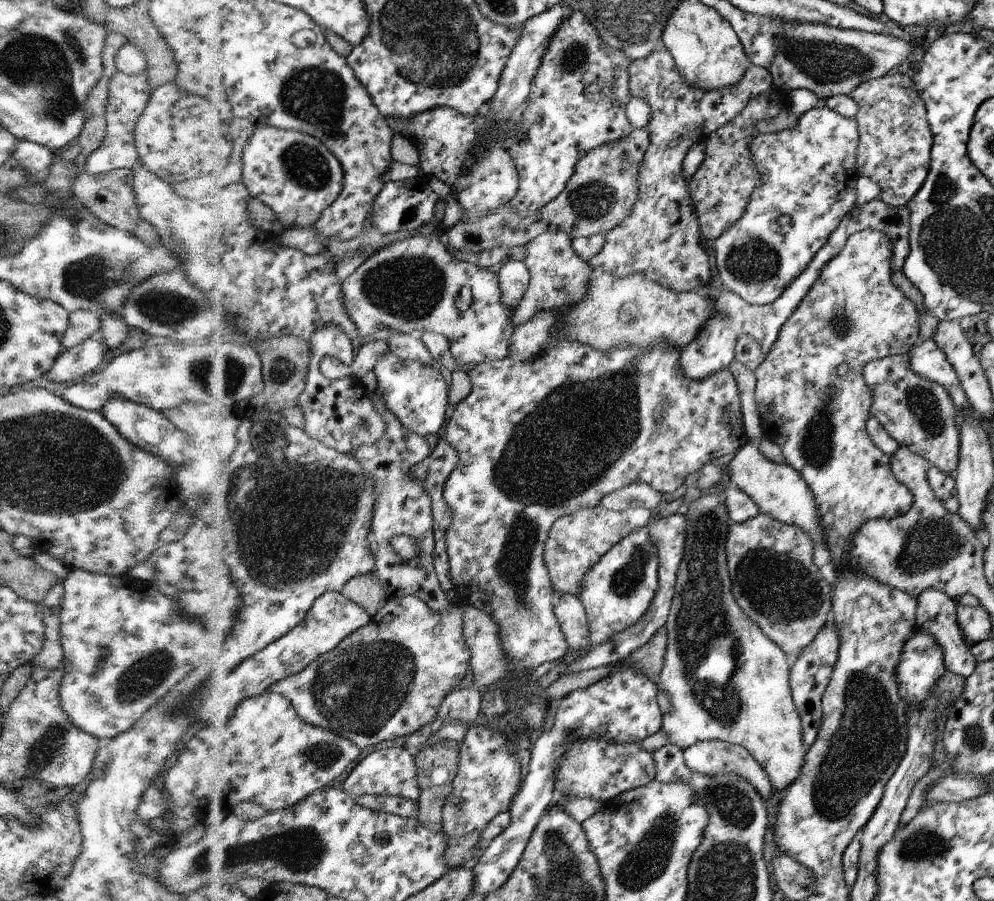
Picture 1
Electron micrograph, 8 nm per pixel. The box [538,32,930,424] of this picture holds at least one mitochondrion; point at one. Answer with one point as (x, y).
(825, 61)

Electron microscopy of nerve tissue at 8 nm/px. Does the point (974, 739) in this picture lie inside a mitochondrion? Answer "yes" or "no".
yes

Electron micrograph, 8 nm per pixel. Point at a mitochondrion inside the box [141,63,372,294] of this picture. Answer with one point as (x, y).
(304, 165)

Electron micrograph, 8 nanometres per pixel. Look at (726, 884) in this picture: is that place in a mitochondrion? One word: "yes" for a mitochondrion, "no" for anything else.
yes

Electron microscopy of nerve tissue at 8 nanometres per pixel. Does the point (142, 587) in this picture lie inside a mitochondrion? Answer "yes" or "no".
no

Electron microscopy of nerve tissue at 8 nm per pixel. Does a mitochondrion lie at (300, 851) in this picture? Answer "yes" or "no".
yes

